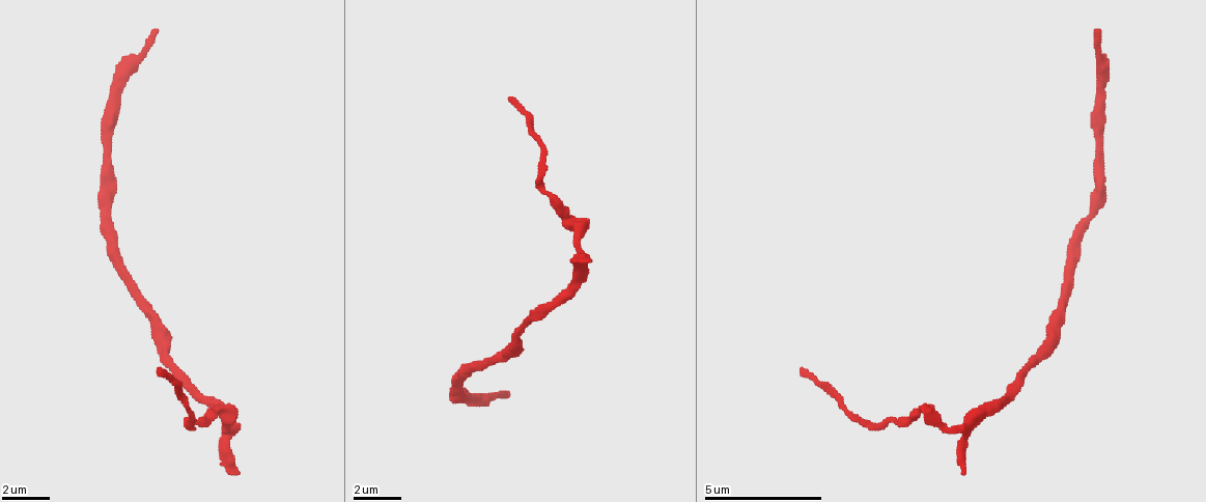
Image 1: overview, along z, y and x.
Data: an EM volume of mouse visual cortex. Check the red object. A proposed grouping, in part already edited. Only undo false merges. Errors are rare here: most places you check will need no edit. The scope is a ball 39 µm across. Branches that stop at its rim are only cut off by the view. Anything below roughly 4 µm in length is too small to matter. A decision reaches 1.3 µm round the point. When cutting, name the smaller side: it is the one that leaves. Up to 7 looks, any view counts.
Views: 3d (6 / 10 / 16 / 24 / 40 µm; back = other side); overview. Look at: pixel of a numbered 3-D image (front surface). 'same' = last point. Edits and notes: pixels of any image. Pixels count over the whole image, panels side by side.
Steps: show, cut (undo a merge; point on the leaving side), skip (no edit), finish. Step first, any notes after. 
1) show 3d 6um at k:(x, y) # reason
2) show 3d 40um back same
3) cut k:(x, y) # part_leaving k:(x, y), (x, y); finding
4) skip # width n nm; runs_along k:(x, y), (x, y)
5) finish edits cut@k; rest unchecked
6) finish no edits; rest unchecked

show 3d 10um at 1:(952, 429) # a narrow waist

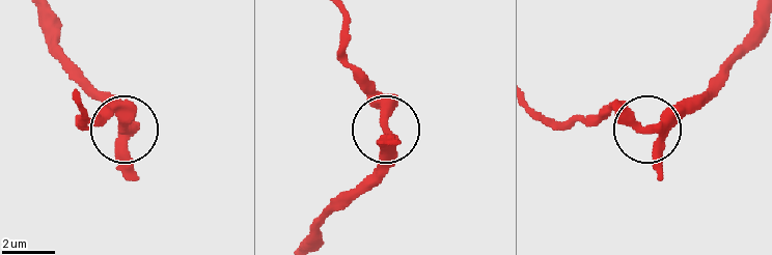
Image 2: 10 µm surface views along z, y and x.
show 3d 6um at 2:(646, 128)

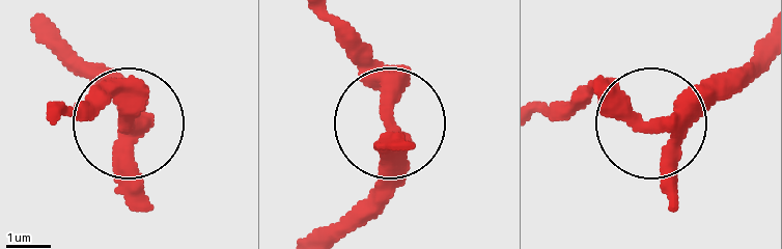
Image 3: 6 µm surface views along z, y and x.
cut 3:(142, 80) # part_leaving 3:(134, 128), (101, 94), (71, 105); a second neuron is stuck on

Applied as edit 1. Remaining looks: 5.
show overview

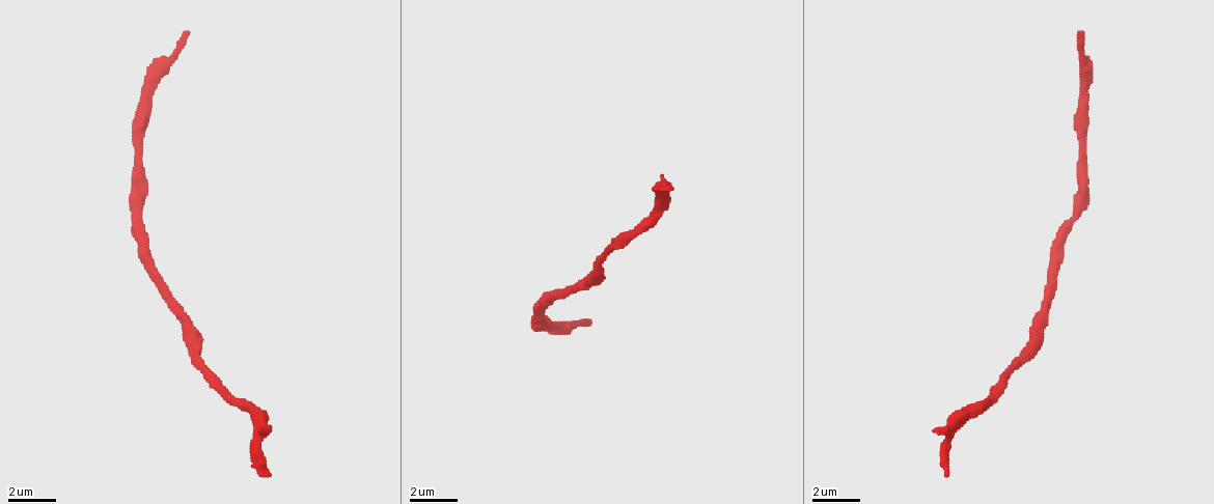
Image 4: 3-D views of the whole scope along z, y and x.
show 3d 10um at 4:(198, 337)

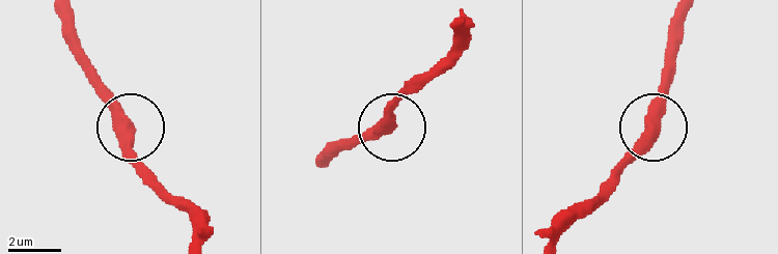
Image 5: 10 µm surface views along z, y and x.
skip # all the same neuron

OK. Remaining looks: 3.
show 3d 6um at 4:(1084, 154)

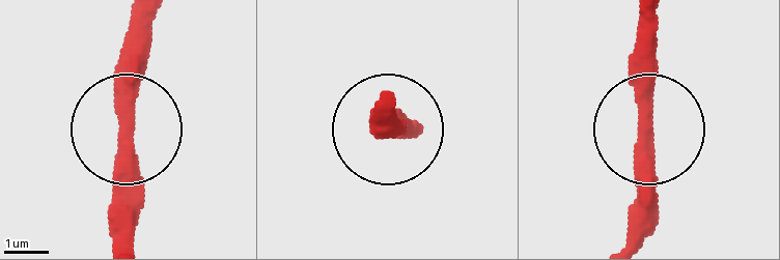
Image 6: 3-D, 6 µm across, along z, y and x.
skip # width 370 nm; runs_along 6:(629, 242), (655, 120), (655, 20); one neuron here

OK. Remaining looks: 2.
finish edits cut@3; rest unchecked

